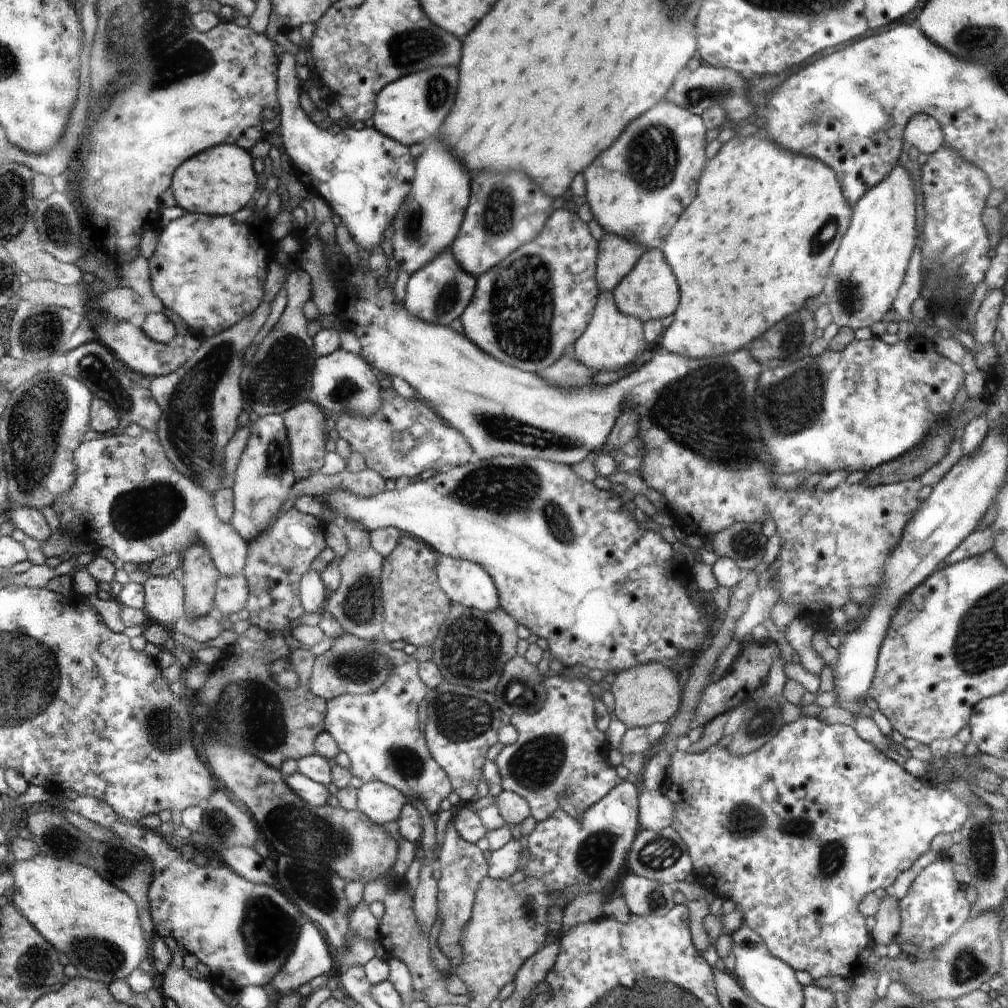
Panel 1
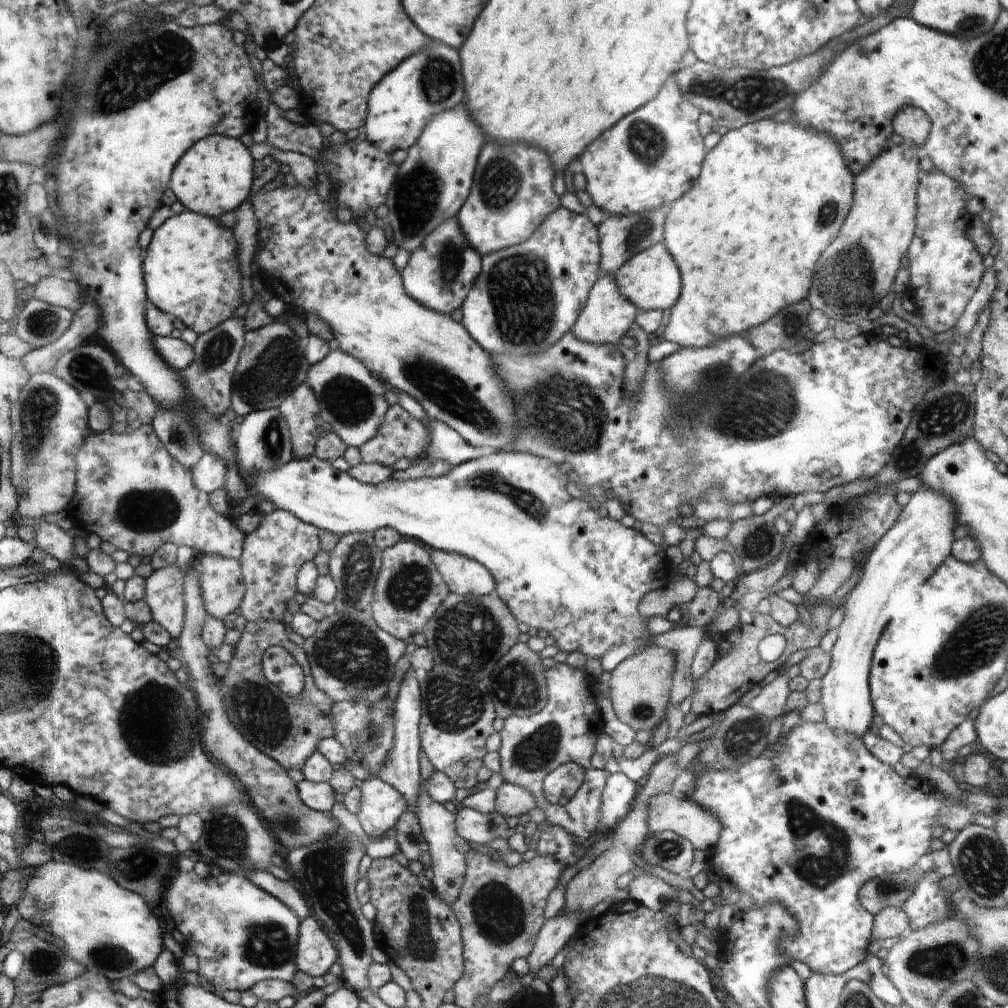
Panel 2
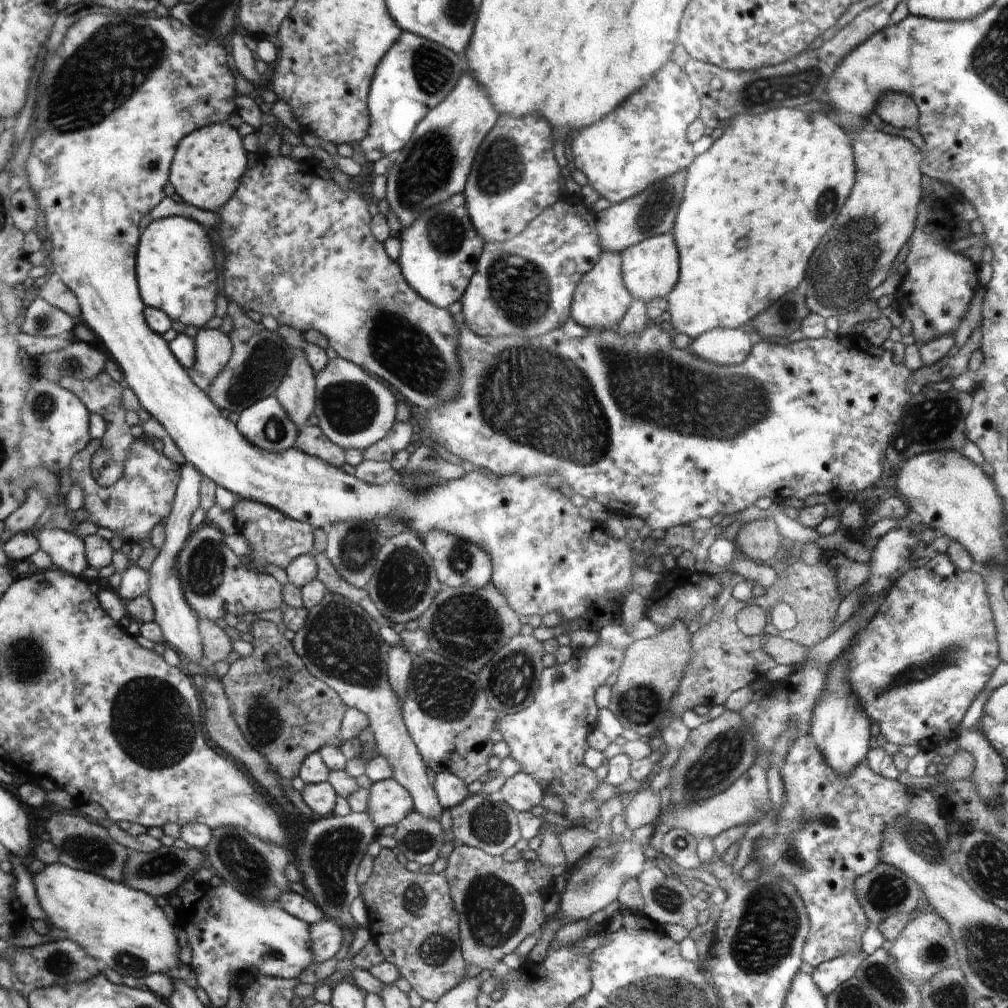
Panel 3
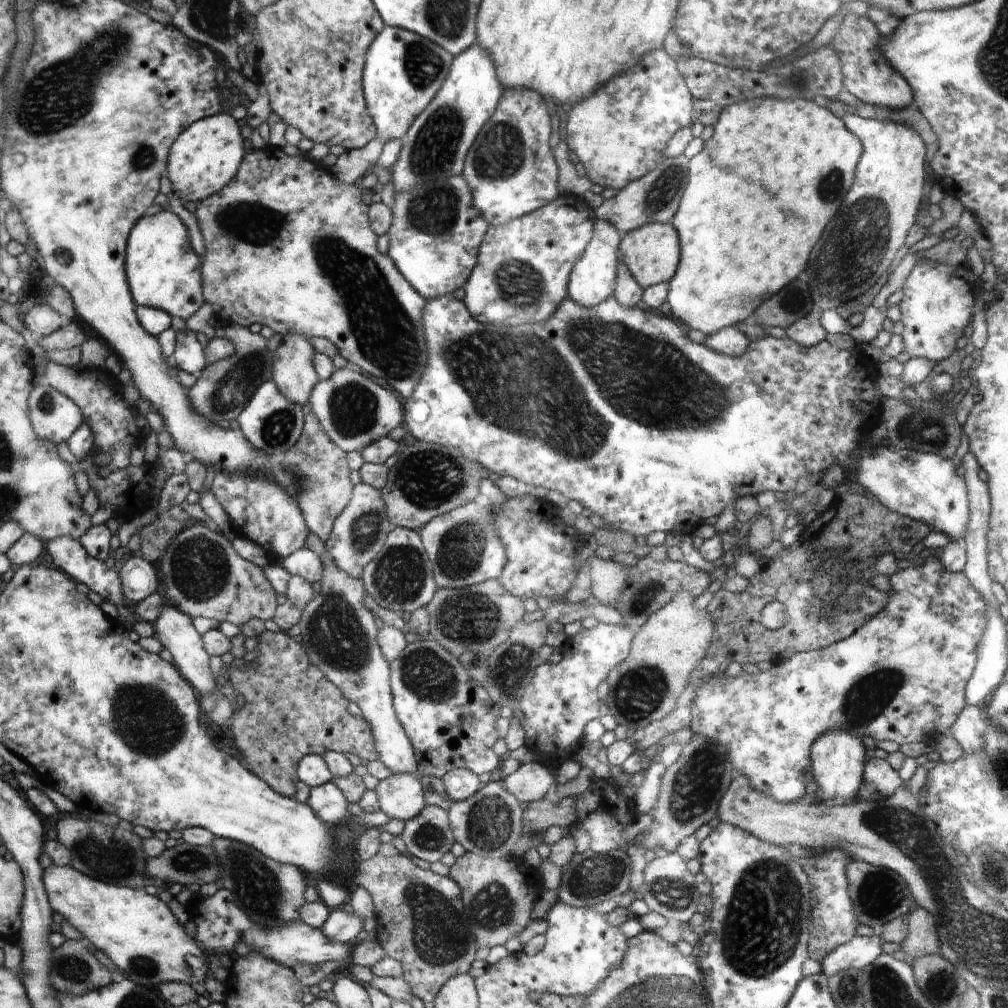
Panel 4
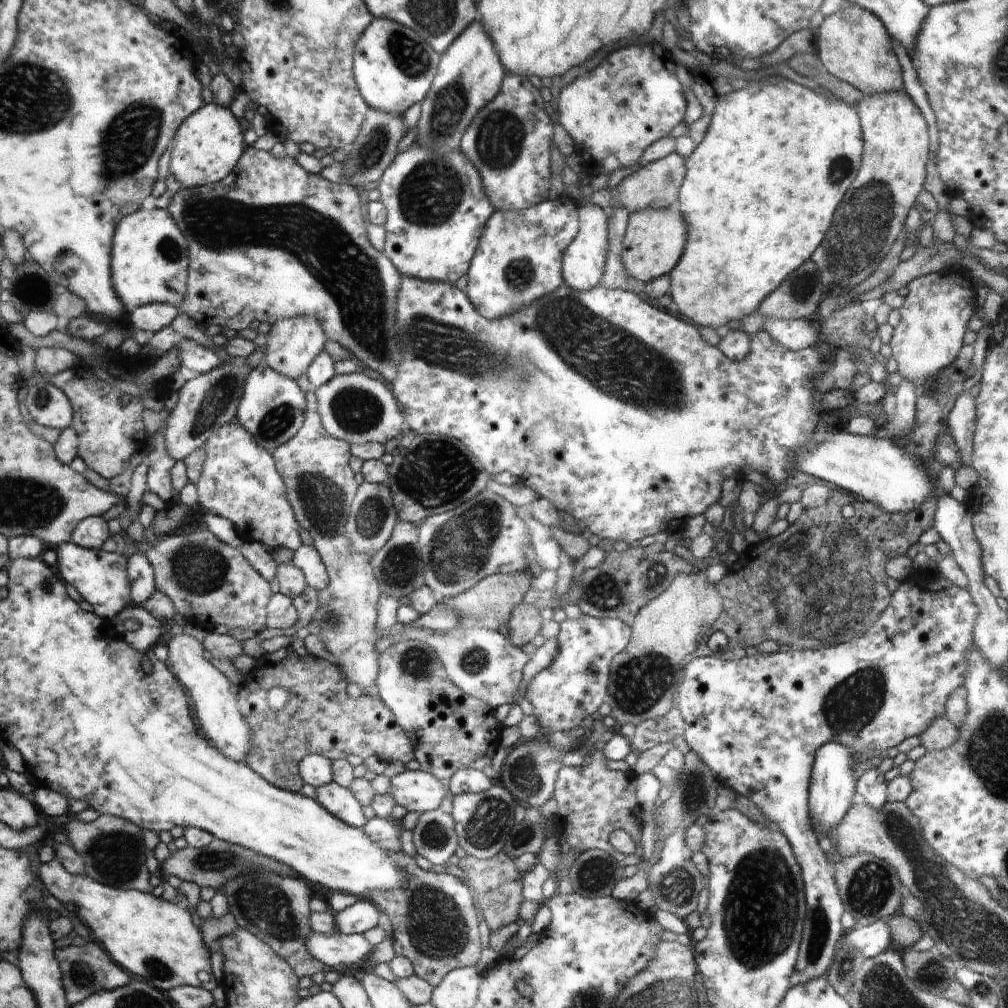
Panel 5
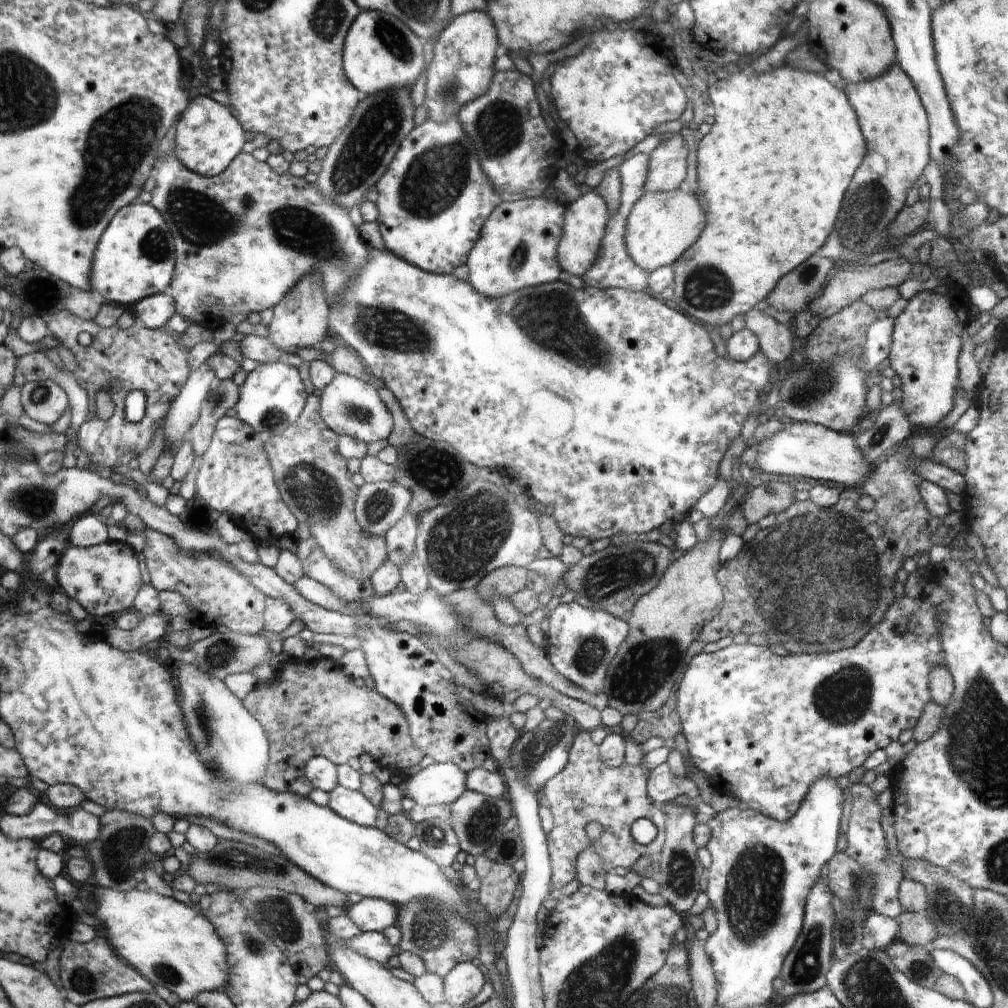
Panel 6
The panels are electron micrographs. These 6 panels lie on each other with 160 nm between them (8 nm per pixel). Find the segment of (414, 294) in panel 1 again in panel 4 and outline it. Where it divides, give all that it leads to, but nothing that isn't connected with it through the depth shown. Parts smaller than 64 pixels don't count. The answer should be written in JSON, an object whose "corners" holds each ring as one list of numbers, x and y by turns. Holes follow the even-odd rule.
{"corners":[[462,176,433,180,428,187,396,193,387,255,406,279,424,296,438,299,462,288,476,266,479,246,489,222,472,202,472,192]]}

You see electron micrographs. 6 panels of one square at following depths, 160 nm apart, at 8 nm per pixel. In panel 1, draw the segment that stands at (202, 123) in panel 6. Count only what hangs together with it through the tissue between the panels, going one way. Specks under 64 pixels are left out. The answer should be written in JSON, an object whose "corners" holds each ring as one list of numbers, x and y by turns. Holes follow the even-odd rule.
{"corners":[[226,143,191,156,184,162,184,168,176,172,176,180,172,180,172,192,177,206,188,213,204,213,210,216,238,213,238,210,248,204,258,186,252,164,254,162,248,151]]}

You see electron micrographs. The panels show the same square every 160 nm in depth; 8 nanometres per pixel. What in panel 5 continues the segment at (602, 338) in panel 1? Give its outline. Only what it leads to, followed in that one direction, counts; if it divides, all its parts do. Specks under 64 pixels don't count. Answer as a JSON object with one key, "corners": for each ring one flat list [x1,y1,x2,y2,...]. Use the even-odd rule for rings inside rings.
{"corners":[[594,204,578,206,579,231,574,240,565,248,562,259,562,272,565,284,577,291,590,291,600,286,609,245,609,216,603,208]]}

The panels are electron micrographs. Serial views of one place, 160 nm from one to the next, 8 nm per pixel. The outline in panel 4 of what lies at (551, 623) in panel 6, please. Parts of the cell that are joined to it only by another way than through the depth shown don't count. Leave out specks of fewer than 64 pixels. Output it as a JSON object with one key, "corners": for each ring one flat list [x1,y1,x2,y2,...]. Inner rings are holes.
{"corners":[[599,623,595,628,586,629,585,632,566,640,560,648,562,654,560,662,557,664,540,663,536,667,533,679,529,681,518,704,522,717,514,718,523,730,524,746,537,754,537,757,547,757,548,761,545,759,539,759,539,761,548,765,554,774,563,761,572,760,576,752,580,750,580,745,585,742,583,735,585,726,600,717,598,684,607,680,610,671,629,655,632,639,633,634,626,627]]}

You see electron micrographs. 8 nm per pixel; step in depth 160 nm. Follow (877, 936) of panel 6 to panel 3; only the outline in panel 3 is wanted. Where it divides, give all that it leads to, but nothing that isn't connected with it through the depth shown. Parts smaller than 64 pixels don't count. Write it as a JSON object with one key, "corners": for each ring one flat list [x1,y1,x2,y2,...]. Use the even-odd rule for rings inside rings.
{"corners":[[860,950,858,954,848,952,848,954,842,954,842,956,820,964,811,976,816,982,816,988,820,988,822,998,828,998,842,982,855,976,864,958,866,958,866,952]]}

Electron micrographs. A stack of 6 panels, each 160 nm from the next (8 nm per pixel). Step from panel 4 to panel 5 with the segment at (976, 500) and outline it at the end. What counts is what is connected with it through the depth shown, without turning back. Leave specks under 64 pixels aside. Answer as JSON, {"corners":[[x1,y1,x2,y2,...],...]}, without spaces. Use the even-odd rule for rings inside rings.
{"corners":[[962,391,956,398,947,418,958,452,962,456,962,466,970,466,970,456,973,453,973,430,976,422,976,399,969,391]]}

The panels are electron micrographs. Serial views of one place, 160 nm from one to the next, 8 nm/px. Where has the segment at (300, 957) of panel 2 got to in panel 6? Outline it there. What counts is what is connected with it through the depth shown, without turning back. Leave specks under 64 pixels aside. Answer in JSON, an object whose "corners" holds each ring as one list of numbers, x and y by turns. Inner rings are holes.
{"corners":[[373,897,362,898,357,904,349,905,345,912,362,932,383,932,398,922,398,907]]}

